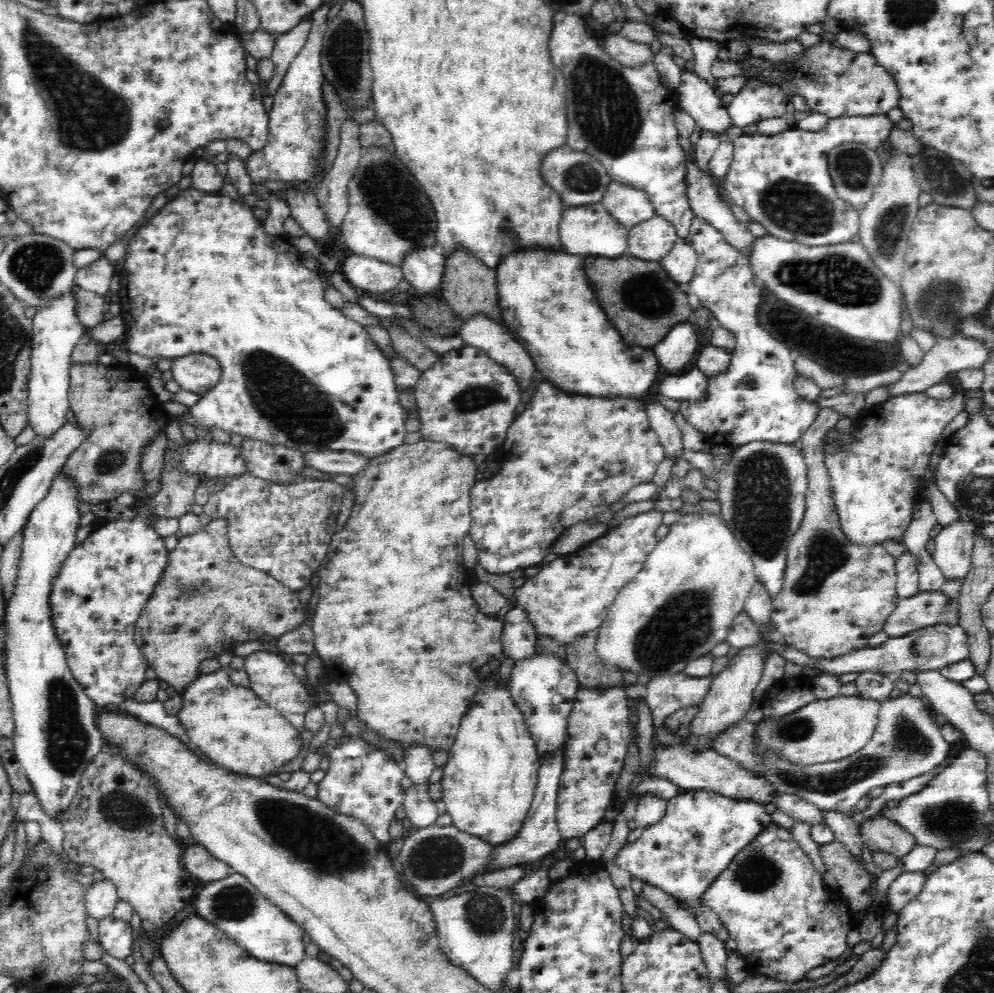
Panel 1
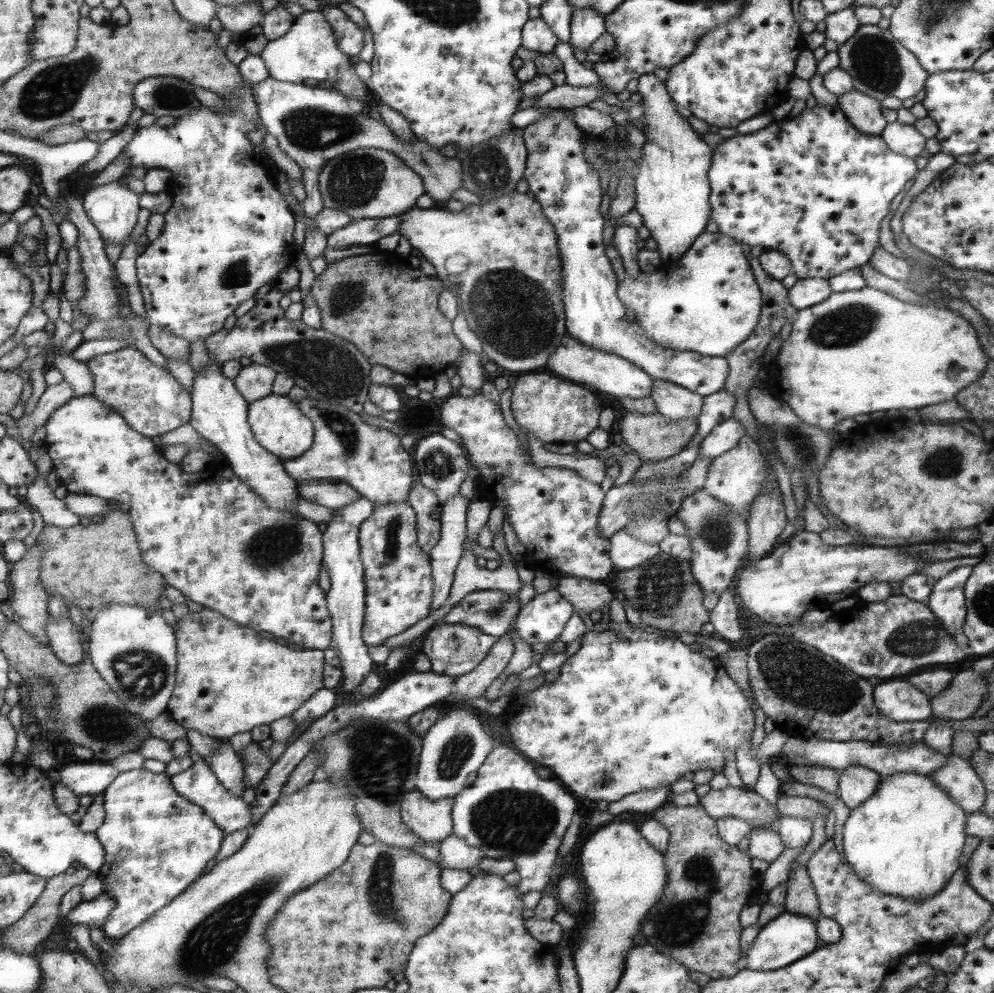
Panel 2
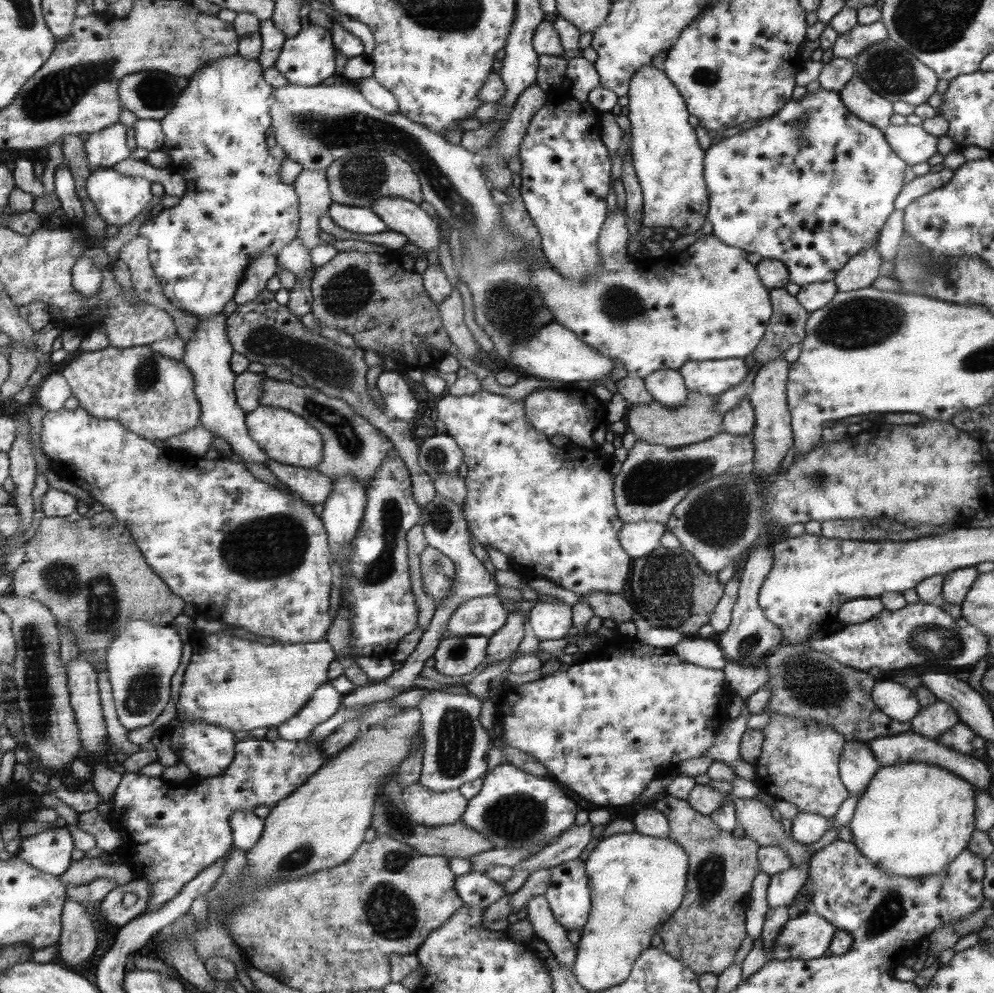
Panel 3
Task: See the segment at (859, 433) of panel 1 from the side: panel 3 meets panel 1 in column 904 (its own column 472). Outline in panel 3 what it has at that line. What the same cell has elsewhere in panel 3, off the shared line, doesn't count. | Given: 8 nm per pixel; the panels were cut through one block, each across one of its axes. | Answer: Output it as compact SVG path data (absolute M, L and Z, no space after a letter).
M479 390L470 395L451 396L445 395L435 402L437 409L437 419L445 424L446 433L457 443L462 450L463 462L466 464L468 473L463 479L466 486L466 497L463 505L463 514L468 530L471 531L479 546L491 547L504 554L510 562L510 568L517 573L525 575L527 578L545 578L555 583L561 588L571 590L578 596L586 595L589 591L604 592L609 594L621 594L626 596L628 580L630 574L631 558L623 551L622 545L618 541L618 532L623 522L618 517L618 509L614 505L614 492L611 492L611 476L607 472L609 462L598 455L595 449L589 452L588 466L585 464L587 450L583 449L575 460L571 452L567 452L564 447L556 448L550 443L547 436L537 432L527 422L525 411L523 411L524 398L521 400L509 400L500 394L491 394L486 390Z

